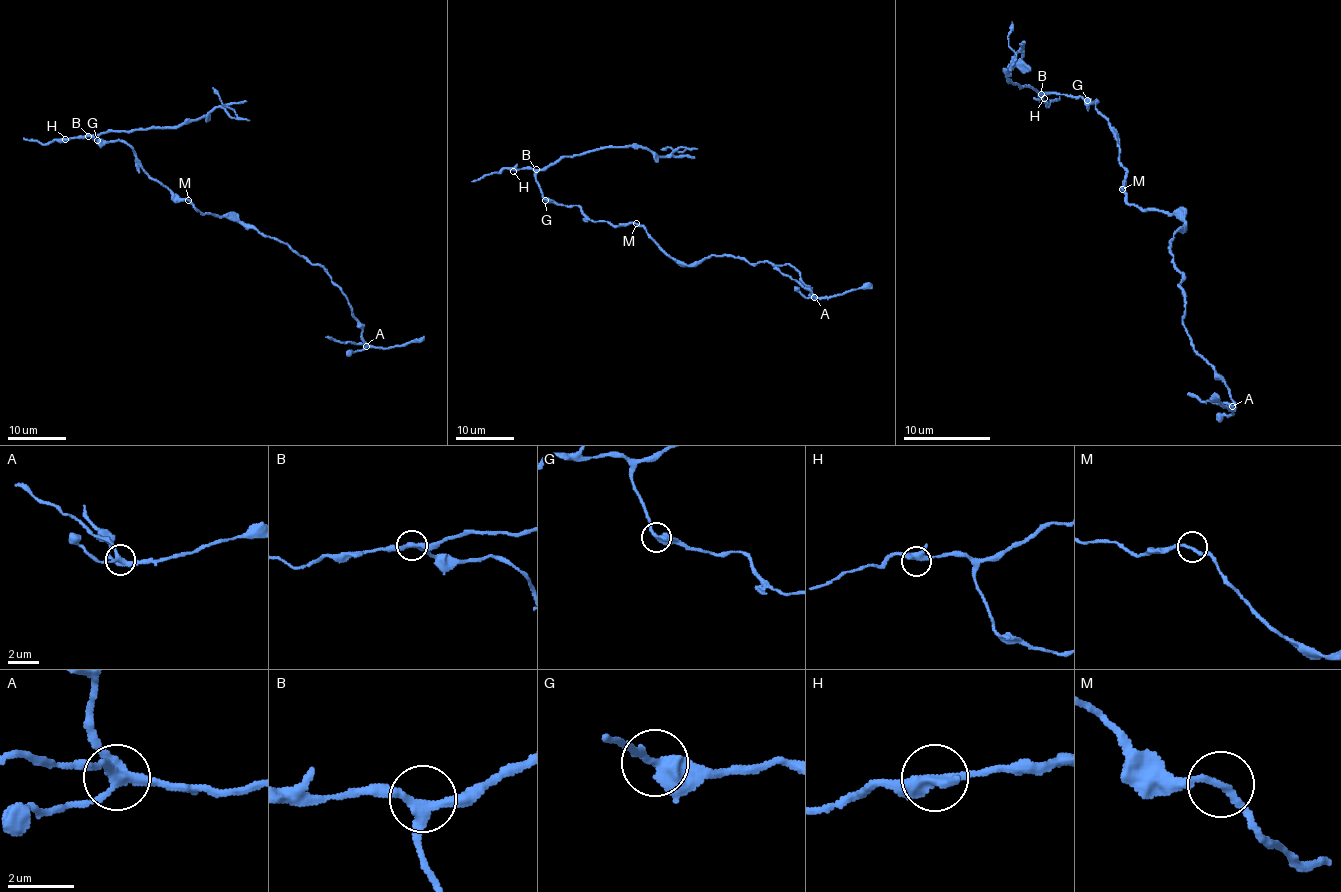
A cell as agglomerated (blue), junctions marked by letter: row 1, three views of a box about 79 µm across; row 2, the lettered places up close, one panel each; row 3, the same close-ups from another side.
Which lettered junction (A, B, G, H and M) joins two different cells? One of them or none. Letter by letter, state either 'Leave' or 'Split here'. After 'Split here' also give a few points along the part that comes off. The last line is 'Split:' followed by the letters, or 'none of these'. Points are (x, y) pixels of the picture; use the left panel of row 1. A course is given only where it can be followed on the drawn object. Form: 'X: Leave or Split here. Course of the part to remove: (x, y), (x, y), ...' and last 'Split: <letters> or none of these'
A: Split here. Course of the part to remove: (366, 345), (325, 336)
B: Leave
G: Leave
H: Leave
M: Leave
Split: A

